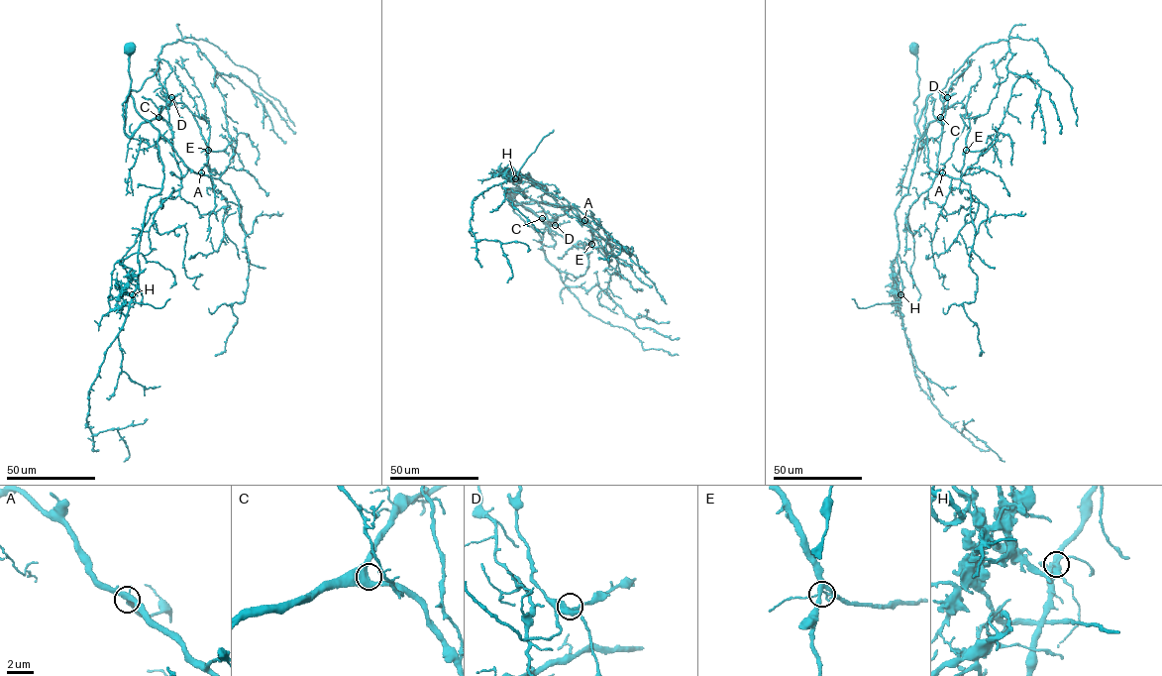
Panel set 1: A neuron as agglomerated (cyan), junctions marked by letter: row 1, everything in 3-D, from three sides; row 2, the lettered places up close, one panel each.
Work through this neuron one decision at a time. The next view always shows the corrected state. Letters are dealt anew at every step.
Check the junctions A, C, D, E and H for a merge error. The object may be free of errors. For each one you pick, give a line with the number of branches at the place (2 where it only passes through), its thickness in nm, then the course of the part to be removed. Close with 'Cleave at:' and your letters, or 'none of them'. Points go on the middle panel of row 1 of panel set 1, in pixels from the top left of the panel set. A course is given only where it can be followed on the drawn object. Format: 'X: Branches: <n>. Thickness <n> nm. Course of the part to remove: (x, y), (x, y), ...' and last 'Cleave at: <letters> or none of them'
H: Branches: 7. Thickness 460 nm. Course of the part to remove: (515, 178), (506, 171), (506, 175), (513, 178), (539, 143), (554, 130)
Cleave at: H

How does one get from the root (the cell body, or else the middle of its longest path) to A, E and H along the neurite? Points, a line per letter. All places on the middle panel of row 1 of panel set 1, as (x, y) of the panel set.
A: (512, 190), (514, 197), (505, 193), (513, 206), (537, 202), (570, 205), (584, 220)
E: (512, 190), (514, 197), (505, 193), (531, 209), (570, 243), (580, 247), (591, 244)
H: (512, 190), (514, 197), (505, 193), (514, 206), (542, 202), (548, 190), (528, 172), (515, 178)

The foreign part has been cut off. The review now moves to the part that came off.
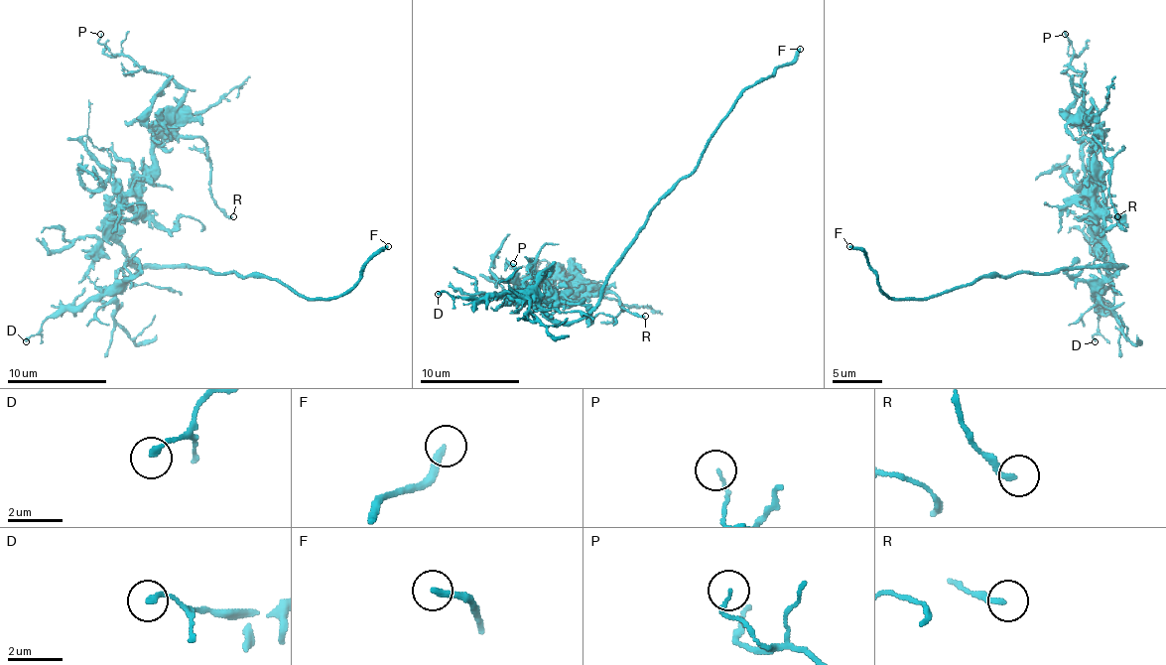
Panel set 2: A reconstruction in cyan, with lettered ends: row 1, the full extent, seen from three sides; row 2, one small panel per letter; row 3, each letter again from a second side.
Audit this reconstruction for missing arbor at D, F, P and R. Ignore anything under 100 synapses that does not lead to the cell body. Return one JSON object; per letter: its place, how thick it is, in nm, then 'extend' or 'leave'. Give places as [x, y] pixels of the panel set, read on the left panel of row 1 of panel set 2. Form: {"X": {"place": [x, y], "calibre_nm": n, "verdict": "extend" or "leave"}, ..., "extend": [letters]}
{"D": {"place": [26, 341], "calibre_nm": 180, "verdict": "leave"}, "F": {"place": [388, 246], "calibre_nm": 240, "verdict": "extend"}, "P": {"place": [100, 34], "calibre_nm": 120, "verdict": "leave"}, "R": {"place": [233, 216], "calibre_nm": 190, "verdict": "leave"}, "extend": ["F"]}

